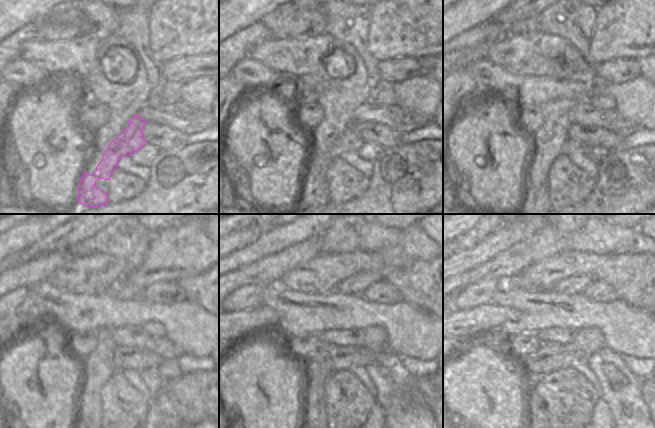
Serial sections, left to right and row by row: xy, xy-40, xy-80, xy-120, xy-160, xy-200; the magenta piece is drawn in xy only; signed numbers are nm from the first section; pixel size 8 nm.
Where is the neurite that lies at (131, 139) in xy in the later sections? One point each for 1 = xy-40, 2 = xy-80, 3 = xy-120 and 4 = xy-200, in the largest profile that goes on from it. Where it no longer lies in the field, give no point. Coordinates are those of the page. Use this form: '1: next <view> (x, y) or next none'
1: next xy-40 (311, 193)
2: next xy-80 (536, 192)
3: next xy-120 (89, 417)
4: next xy-200 (537, 413)

